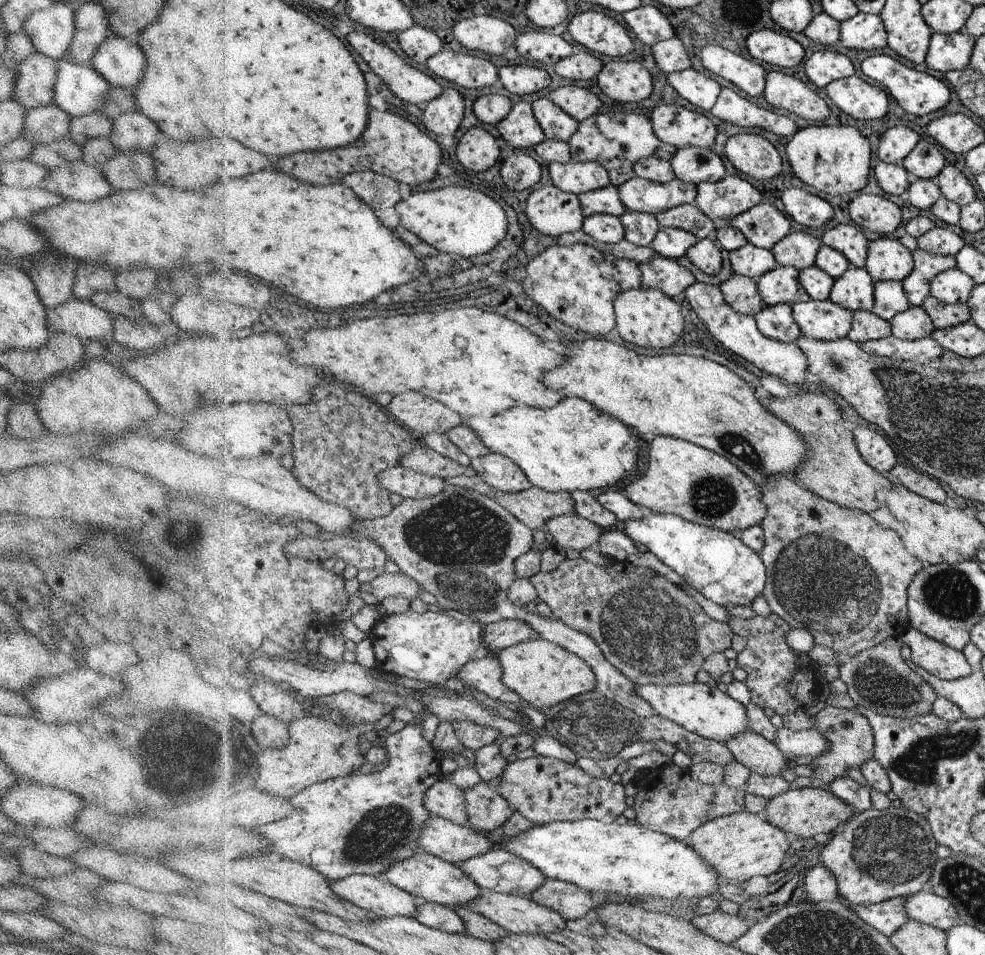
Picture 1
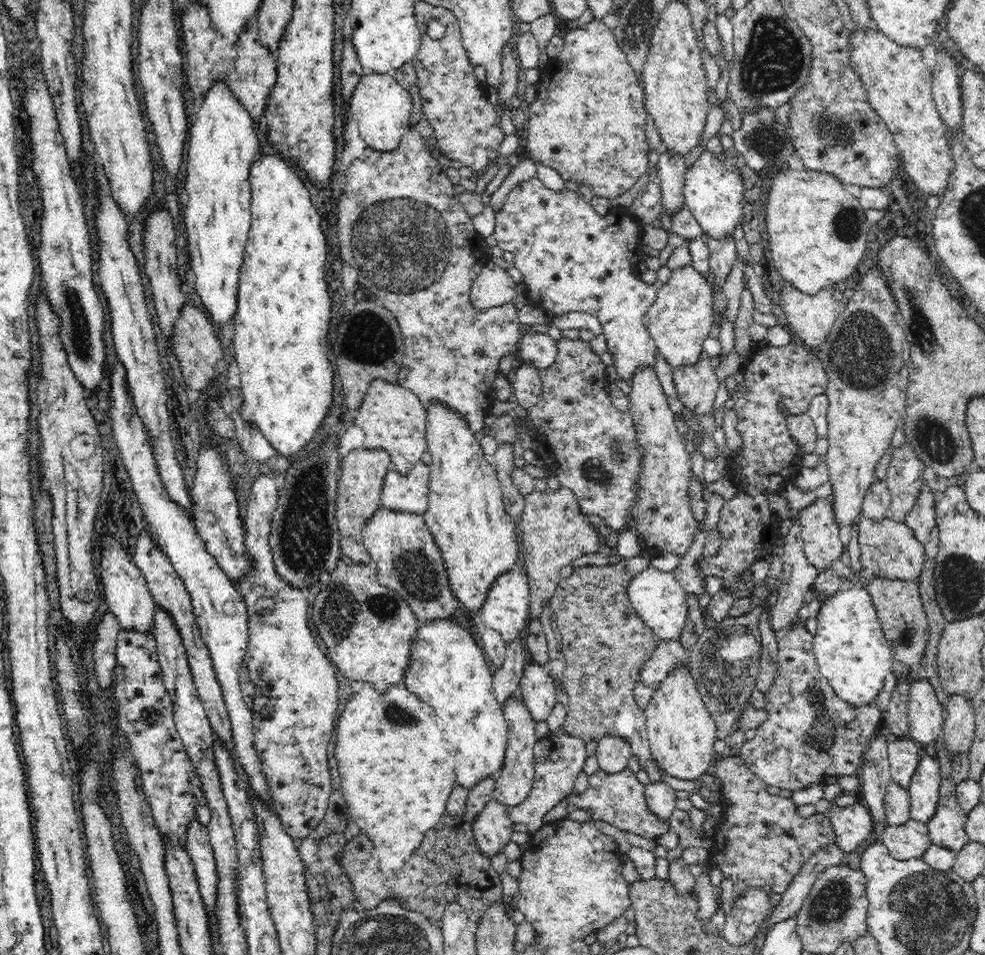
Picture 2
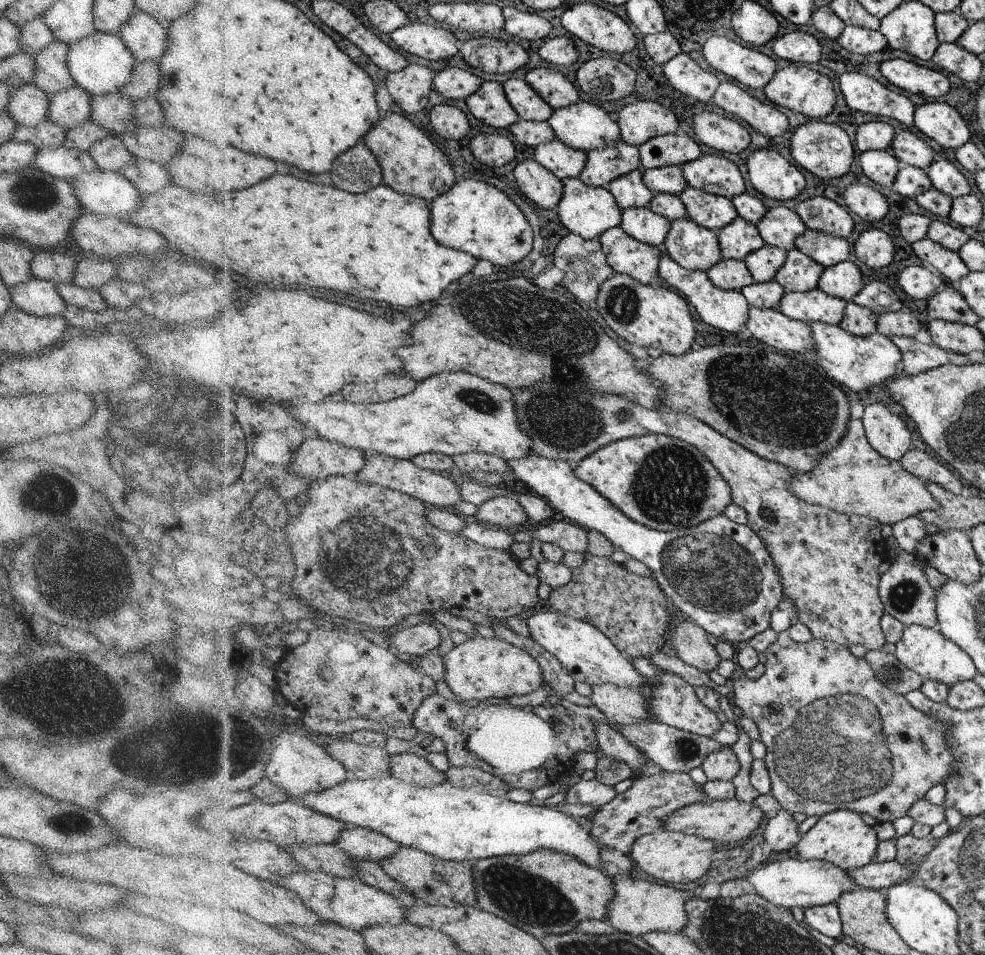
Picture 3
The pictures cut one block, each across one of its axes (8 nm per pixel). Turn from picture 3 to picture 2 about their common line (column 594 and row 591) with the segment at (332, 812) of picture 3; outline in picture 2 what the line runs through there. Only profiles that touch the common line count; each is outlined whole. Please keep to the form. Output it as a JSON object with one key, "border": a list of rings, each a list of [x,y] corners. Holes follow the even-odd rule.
{"border":[[[856,583],[849,584],[821,601],[821,607],[815,619],[817,631],[813,636],[813,652],[822,676],[827,678],[828,684],[835,690],[835,693],[848,704],[857,706],[862,703],[873,703],[884,684],[884,677],[891,672],[890,666],[894,658],[882,632],[870,593]]]}

